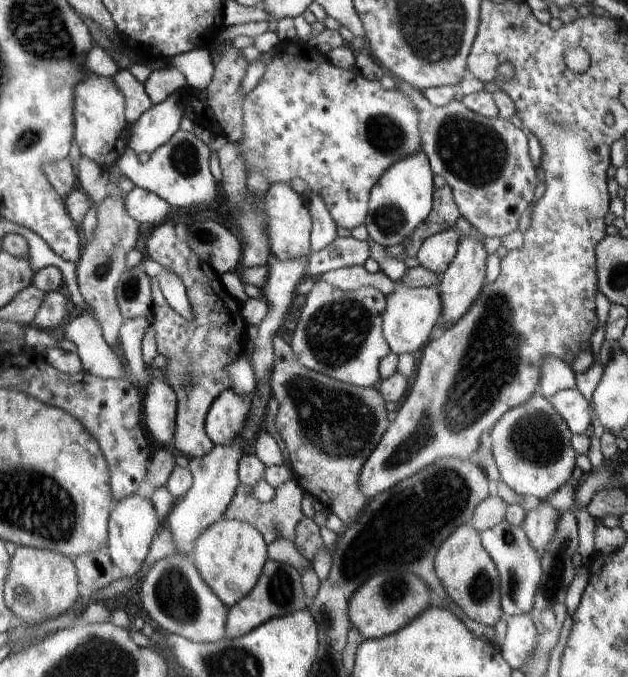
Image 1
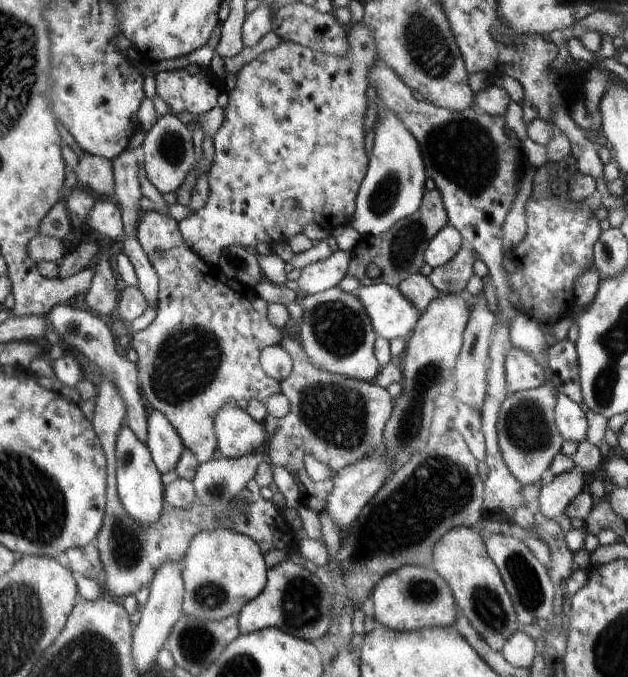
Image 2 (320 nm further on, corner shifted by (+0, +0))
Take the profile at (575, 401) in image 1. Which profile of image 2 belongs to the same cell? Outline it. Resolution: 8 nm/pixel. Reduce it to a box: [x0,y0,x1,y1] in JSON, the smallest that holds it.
[555,392,587,442]

